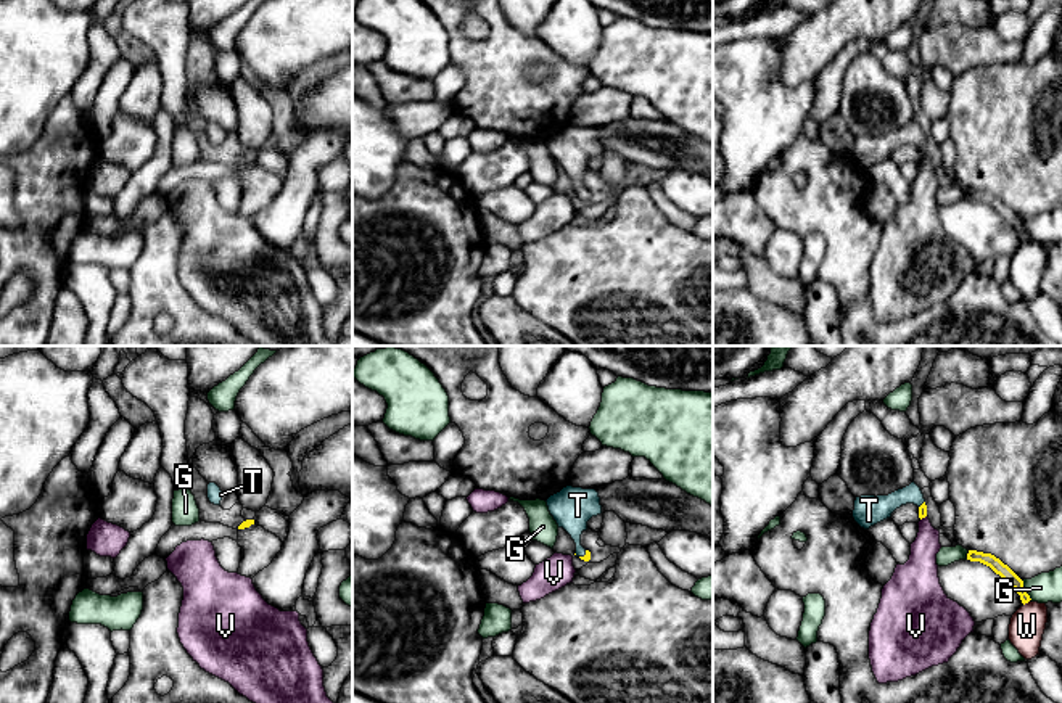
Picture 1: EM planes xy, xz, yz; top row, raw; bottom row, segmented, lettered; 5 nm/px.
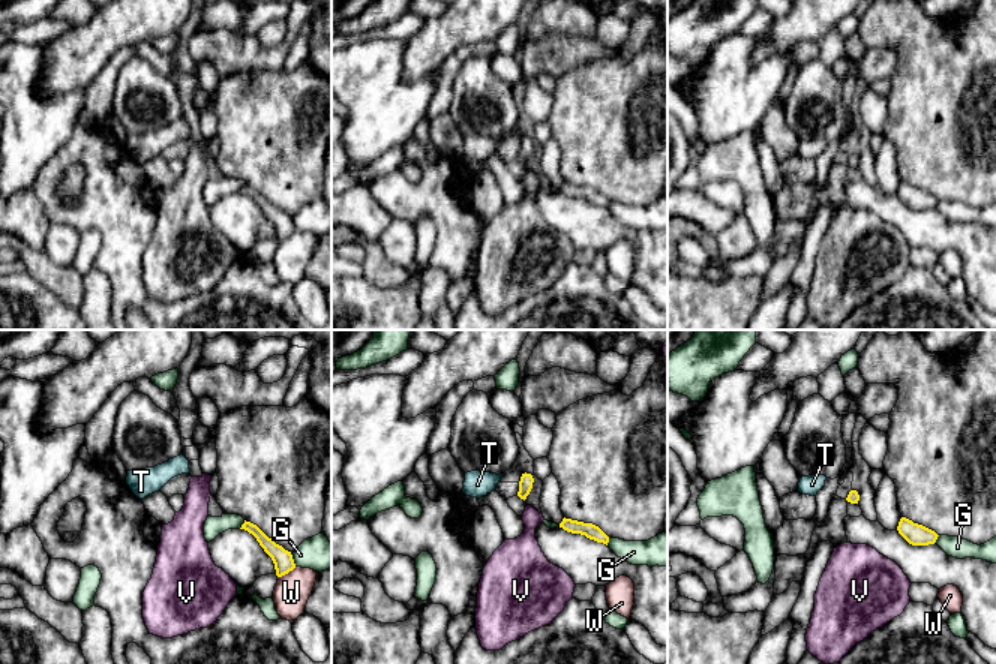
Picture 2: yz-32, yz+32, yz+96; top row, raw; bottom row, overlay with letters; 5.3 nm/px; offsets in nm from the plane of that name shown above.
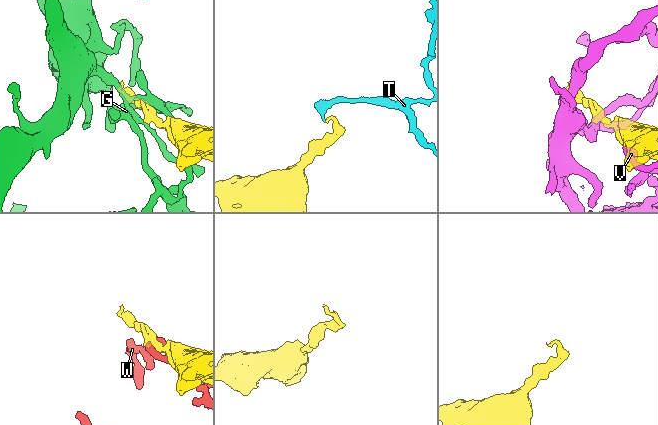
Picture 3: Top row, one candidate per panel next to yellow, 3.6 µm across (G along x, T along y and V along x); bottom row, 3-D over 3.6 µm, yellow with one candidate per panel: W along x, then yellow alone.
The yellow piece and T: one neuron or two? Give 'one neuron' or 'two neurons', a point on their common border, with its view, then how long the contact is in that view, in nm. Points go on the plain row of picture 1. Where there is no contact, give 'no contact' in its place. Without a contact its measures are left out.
one neuron | xz (584, 195) | 50 nm

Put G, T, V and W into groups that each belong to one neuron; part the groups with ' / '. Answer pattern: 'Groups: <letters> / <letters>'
Groups: G / T / V / W

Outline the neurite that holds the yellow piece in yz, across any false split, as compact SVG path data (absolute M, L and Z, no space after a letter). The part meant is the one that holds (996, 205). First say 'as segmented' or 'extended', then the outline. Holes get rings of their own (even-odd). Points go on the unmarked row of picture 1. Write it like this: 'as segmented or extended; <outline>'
as segmented; M969 190L967 199L980 201L990 206L996 214L999 214L1007 222L1007 225L1017 230L1023 245L1031 240L1023 227L1023 220L994 195L977 191L977 190Z

